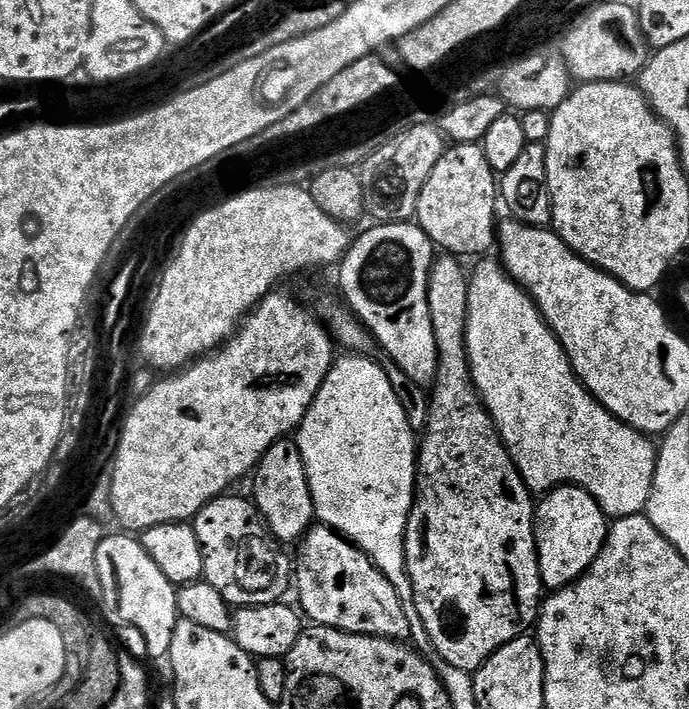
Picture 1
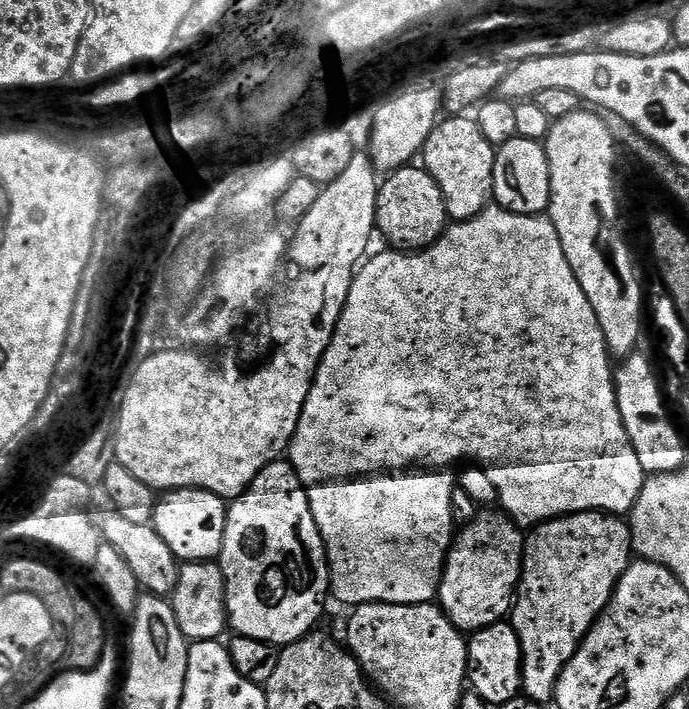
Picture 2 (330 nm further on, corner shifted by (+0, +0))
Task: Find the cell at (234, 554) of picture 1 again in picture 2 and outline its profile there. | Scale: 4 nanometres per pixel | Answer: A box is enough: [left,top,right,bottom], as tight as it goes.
[151,488,228,562]

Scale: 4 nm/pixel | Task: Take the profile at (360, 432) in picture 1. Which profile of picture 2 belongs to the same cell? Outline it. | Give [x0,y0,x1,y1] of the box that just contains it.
[290,206,646,606]

